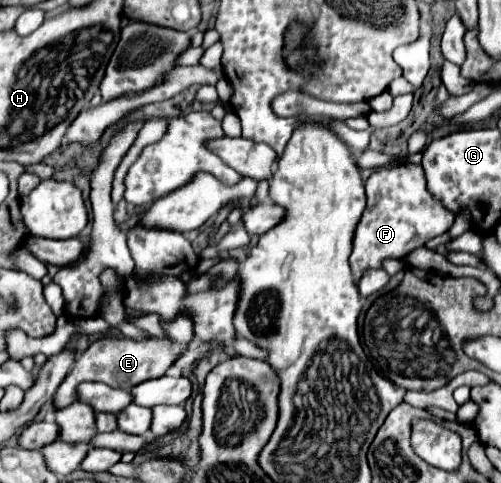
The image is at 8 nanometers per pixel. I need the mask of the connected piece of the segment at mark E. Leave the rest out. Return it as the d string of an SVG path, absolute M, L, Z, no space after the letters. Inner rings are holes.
M179 315L173 323L163 323L165 331L169 333L169 339L145 339L145 341L133 341L133 339L99 339L91 343L91 347L75 359L73 369L65 377L65 381L59 385L53 405L55 409L63 409L77 401L77 385L85 381L101 381L115 389L131 389L133 385L139 385L141 381L157 379L165 375L165 371L173 365L173 361L179 357L183 349L187 349L189 341L193 339L193 321L185 315Z

